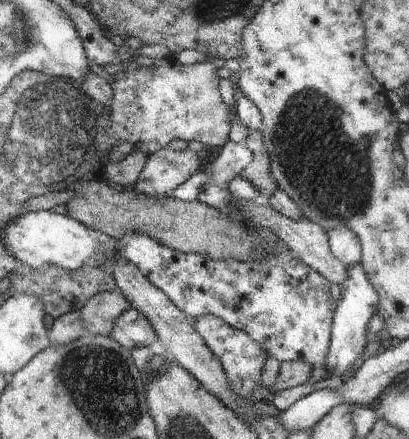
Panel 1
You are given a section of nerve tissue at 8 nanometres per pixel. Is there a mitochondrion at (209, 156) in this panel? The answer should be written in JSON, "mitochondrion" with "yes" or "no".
{"mitochondrion":"no"}

